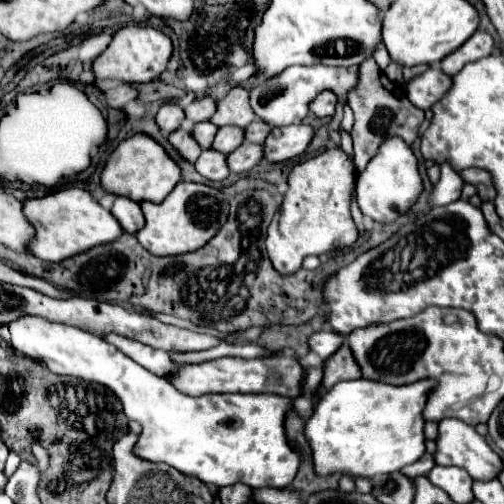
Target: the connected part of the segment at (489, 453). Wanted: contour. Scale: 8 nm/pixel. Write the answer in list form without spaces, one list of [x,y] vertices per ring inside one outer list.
[[[442,419],[438,431],[440,431],[440,437],[436,441],[438,449],[436,449],[436,457],[434,457],[436,465],[442,465],[442,467],[454,465],[454,467],[466,469],[474,481],[490,481],[500,475],[502,459],[490,449],[486,439],[476,433],[474,427],[464,425],[462,421],[456,421],[456,419]]]

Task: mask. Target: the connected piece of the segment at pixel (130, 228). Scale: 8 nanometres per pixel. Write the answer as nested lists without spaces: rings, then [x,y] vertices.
[[[116,197],[114,207],[112,207],[112,215],[118,219],[118,223],[122,225],[122,229],[126,233],[136,233],[138,229],[144,227],[144,217],[140,211],[140,205],[136,201],[130,201],[126,197]]]

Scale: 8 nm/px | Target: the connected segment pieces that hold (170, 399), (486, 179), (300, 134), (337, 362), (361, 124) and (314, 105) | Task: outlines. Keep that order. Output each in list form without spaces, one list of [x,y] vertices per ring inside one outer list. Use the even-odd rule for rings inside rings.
[[[26,315],[10,323],[12,347],[30,359],[40,359],[56,375],[78,377],[110,387],[124,405],[128,419],[142,423],[142,435],[134,447],[138,457],[164,461],[182,473],[196,475],[210,487],[246,483],[258,487],[288,487],[300,467],[298,453],[290,447],[284,421],[292,399],[282,395],[204,395],[190,397],[156,377],[114,345],[84,329],[52,323]]]
[[[466,169],[466,171],[462,171],[460,175],[462,175],[462,179],[464,179],[466,183],[476,185],[478,195],[480,195],[482,199],[494,201],[496,189],[494,189],[494,181],[492,181],[490,173],[486,173],[484,169]]]
[[[304,123],[274,127],[264,143],[264,159],[270,163],[288,161],[304,153],[312,137],[314,137],[314,127],[304,125]]]
[[[342,345],[326,363],[324,363],[324,387],[330,389],[334,387],[336,383],[340,381],[346,381],[346,379],[358,379],[362,377],[360,369],[358,369],[358,363],[354,361],[354,355],[350,351],[348,345]]]
[[[368,59],[358,67],[358,85],[350,89],[346,99],[356,117],[356,123],[352,127],[352,141],[354,141],[354,165],[358,171],[366,169],[366,165],[378,151],[378,143],[388,135],[398,135],[408,145],[418,137],[418,127],[424,121],[424,111],[414,107],[406,99],[404,91],[386,79],[386,75],[378,69],[374,59]],[[410,119],[412,125],[408,123]]]
[[[322,91],[322,93],[310,103],[310,111],[312,111],[316,117],[330,117],[330,115],[334,115],[336,103],[338,103],[338,95],[334,95],[334,91]]]

